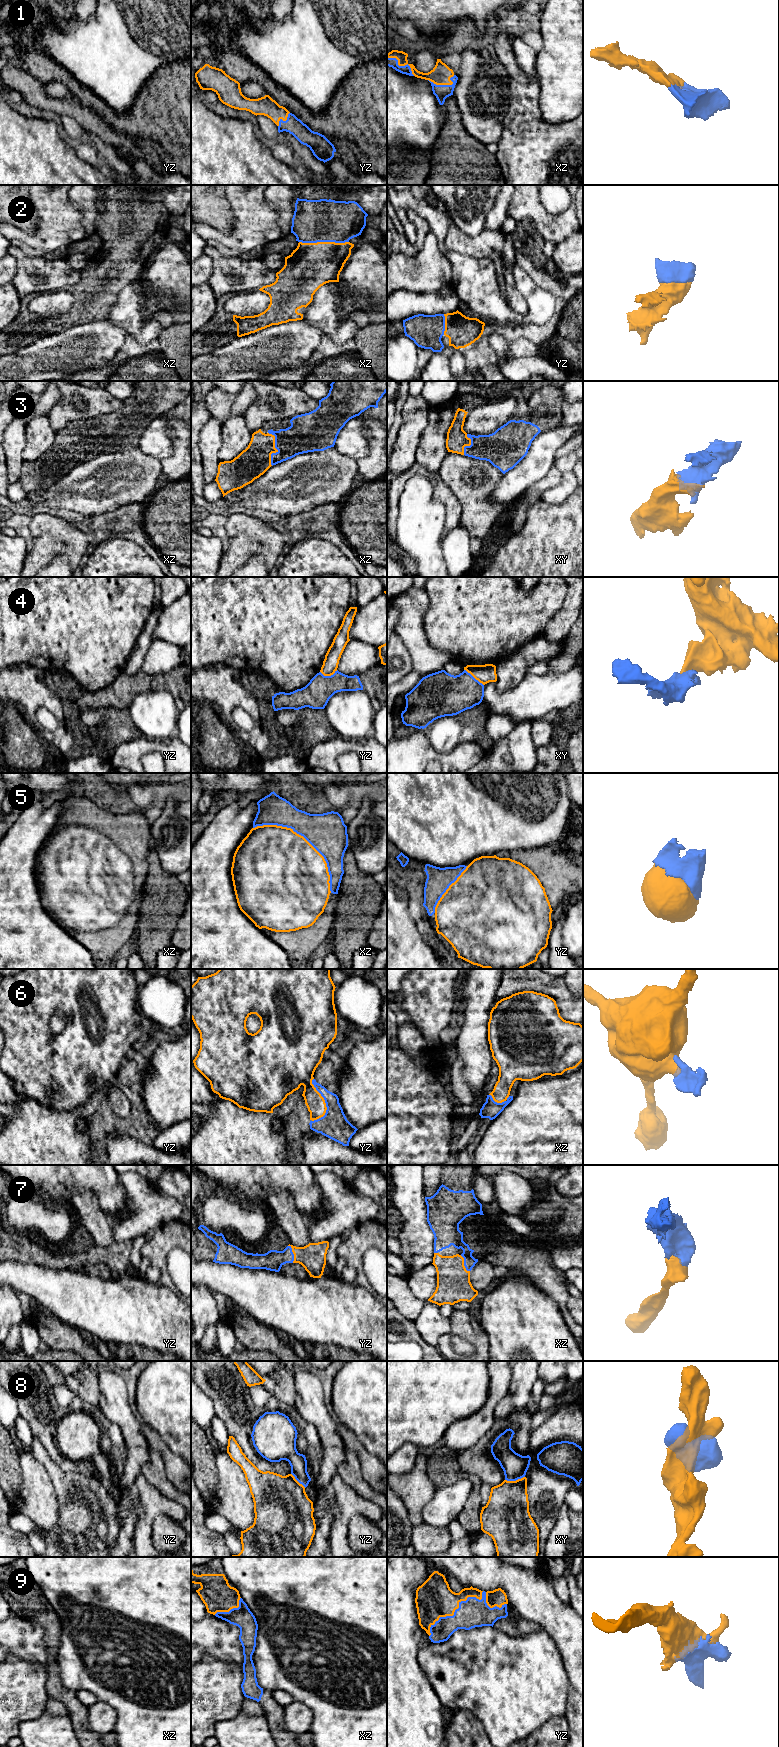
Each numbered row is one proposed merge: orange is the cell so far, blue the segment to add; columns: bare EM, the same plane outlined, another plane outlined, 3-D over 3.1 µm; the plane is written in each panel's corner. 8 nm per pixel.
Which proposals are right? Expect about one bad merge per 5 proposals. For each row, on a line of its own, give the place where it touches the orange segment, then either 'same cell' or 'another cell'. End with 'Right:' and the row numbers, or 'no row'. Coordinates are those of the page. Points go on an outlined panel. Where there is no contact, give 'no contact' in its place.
1: contact xz (444, 84); same cell
2: contact xz (324, 242); same cell
3: contact xz (276, 449); same cell
4: contact xy (474, 677); another cell
5: contact xz (306, 840); same cell
6: contact yz (324, 1102); another cell
7: contact yz (293, 1253); same cell
8: contact xy (514, 1481); same cell
9: contact yz (455, 1609); same cell
Right: 1, 2, 3, 5, 7, 8, 9

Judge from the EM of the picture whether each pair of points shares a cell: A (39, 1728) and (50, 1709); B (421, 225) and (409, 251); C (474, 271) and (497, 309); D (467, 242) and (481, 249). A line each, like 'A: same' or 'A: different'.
A: different
B: same
C: same
D: same

